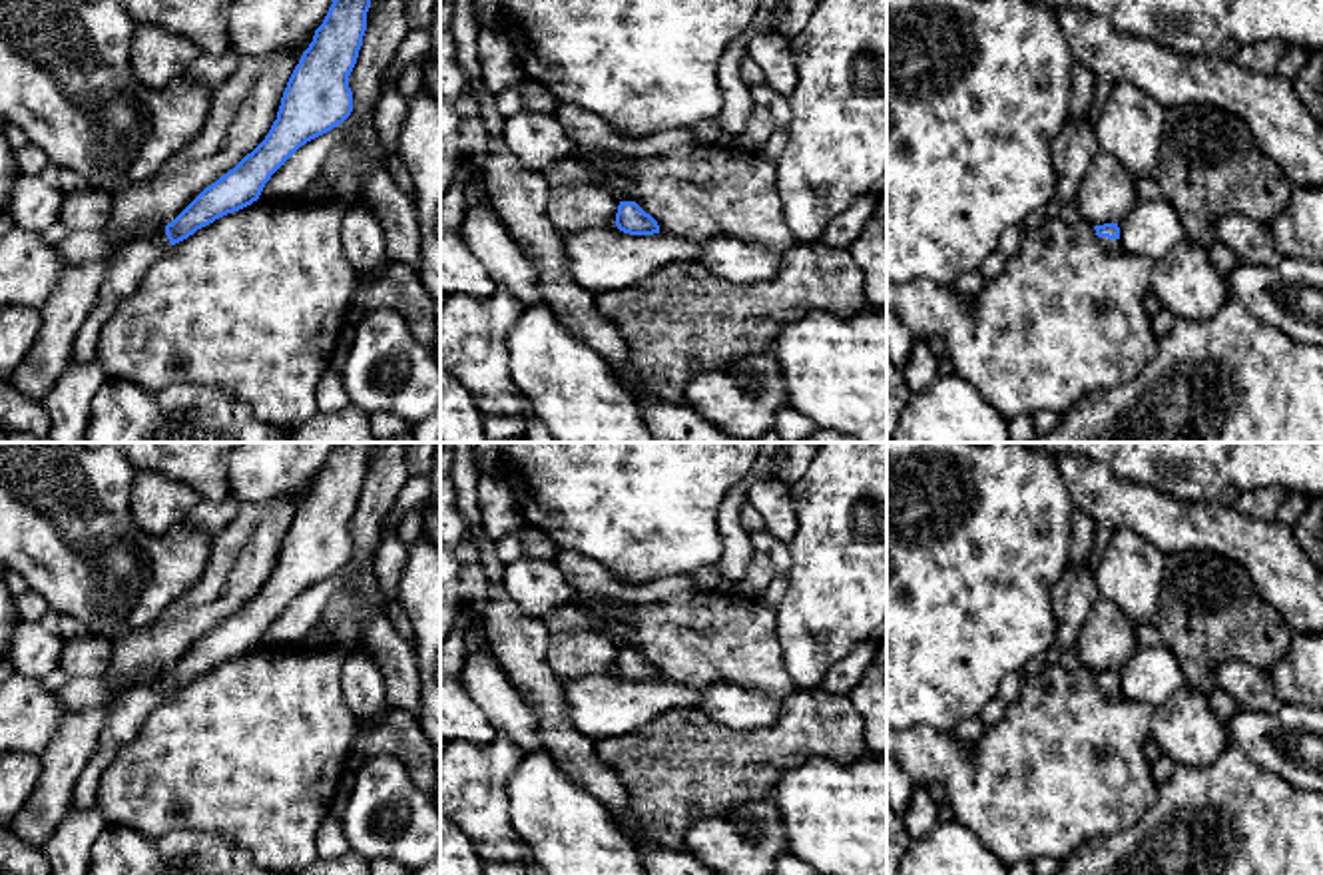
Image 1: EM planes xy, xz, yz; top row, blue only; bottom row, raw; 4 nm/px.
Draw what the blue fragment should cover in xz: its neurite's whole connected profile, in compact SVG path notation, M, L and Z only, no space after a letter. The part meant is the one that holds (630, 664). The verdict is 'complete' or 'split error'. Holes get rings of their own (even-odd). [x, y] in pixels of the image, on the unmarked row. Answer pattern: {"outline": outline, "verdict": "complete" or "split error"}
{"outline": "M620 648L616 672L620 678L630 682L660 680L658 668L650 660L646 660L636 648Z", "verdict": "complete"}

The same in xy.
{"outline": "M335 442L313 488L295 512L277 566L265 586L233 616L205 634L171 670L122 694L82 771L72 807L96 805L98 785L118 749L135 739L147 716L175 690L259 646L271 622L307 588L331 578L353 558L349 522L357 510L373 442Z", "verdict": "split error"}

